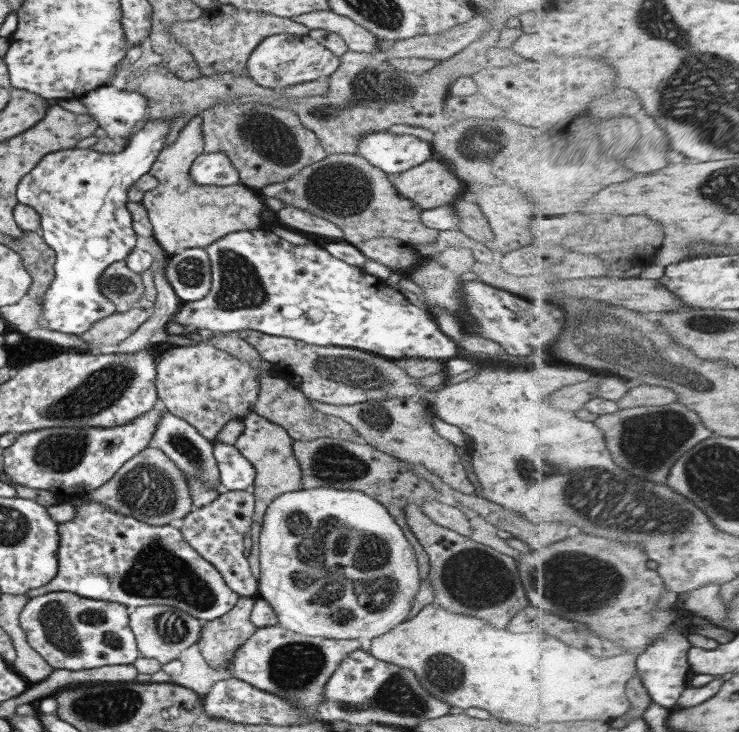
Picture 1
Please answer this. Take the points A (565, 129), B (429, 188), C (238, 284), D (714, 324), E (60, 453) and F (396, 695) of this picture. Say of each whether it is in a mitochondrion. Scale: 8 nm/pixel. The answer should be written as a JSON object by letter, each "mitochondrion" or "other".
{"A":"other","B":"other","C":"mitochondrion","D":"mitochondrion","E":"mitochondrion","F":"mitochondrion"}

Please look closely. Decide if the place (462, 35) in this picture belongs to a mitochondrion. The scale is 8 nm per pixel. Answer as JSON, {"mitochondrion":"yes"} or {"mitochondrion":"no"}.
{"mitochondrion":"no"}

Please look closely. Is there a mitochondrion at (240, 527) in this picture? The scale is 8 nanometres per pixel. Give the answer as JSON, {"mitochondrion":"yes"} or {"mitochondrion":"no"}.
{"mitochondrion":"no"}

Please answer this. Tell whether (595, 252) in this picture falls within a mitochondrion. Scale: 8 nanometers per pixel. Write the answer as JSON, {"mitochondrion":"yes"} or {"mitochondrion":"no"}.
{"mitochondrion":"no"}

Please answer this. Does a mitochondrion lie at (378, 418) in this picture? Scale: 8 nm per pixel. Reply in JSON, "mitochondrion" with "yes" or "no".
{"mitochondrion":"yes"}

